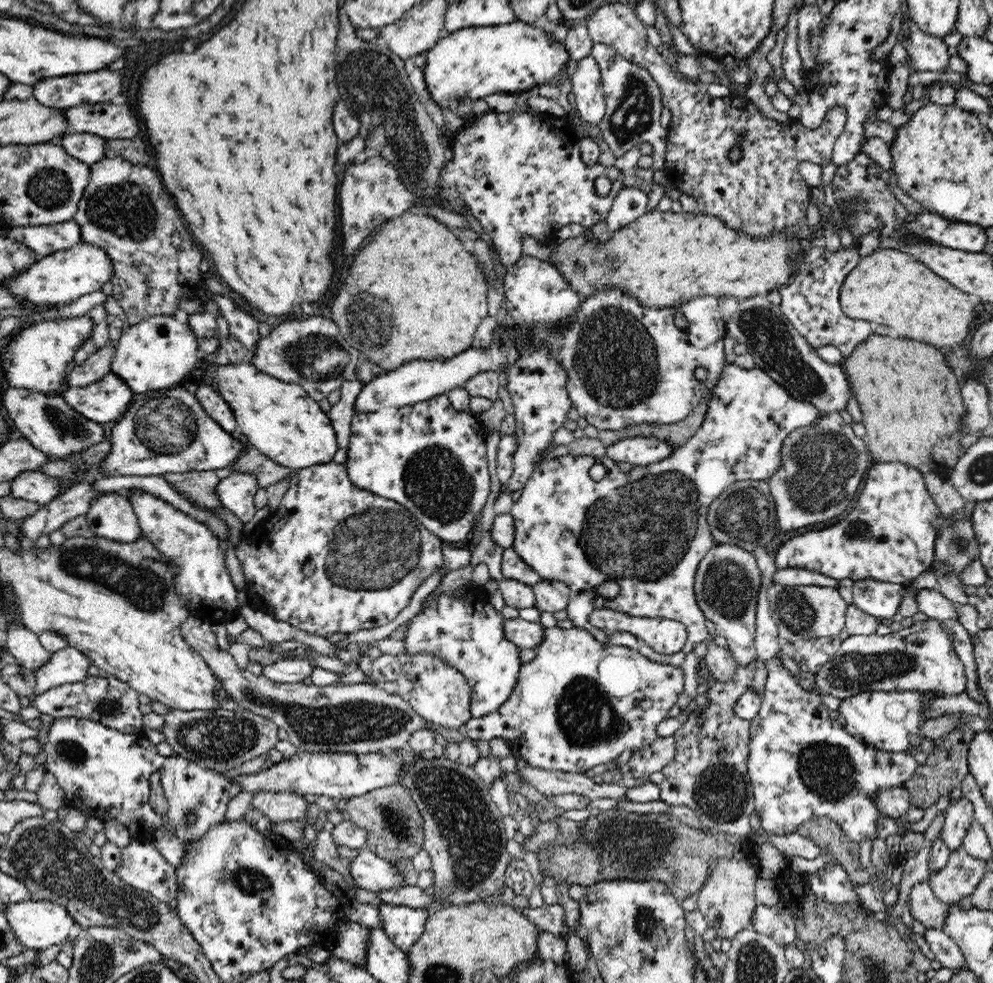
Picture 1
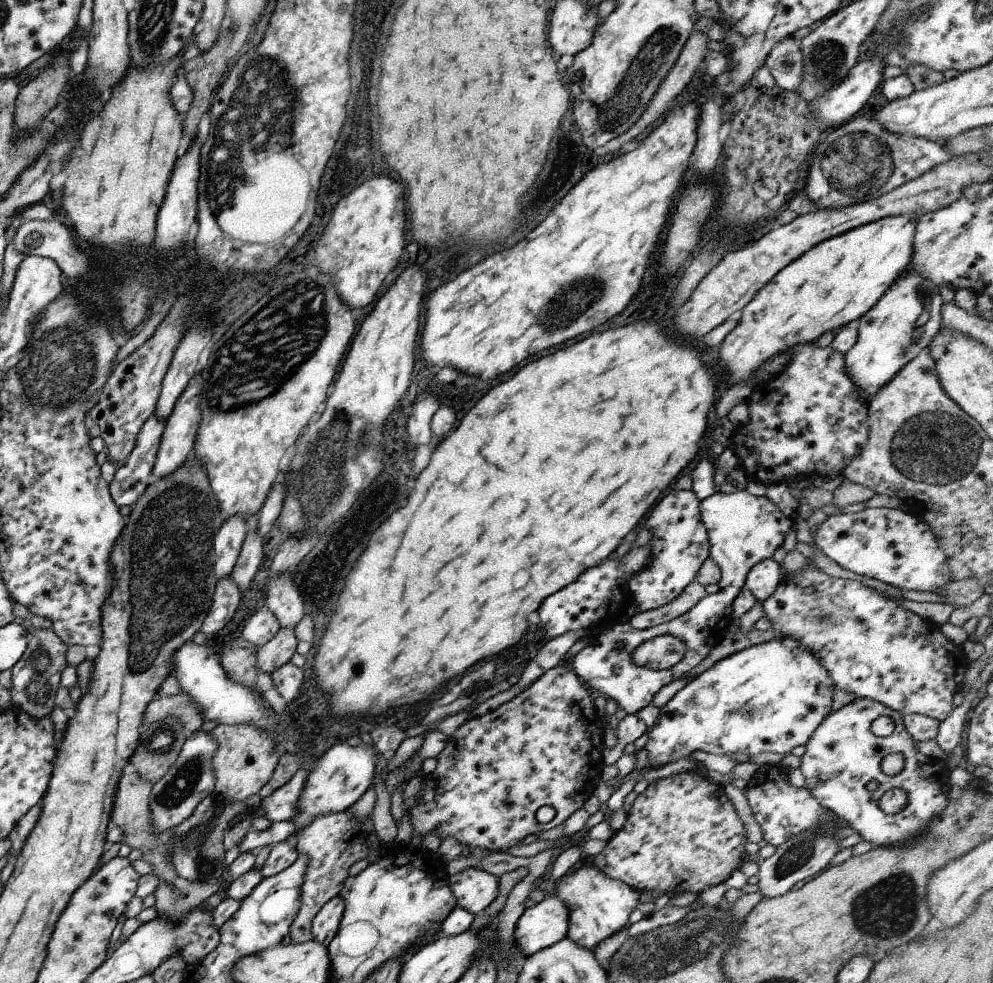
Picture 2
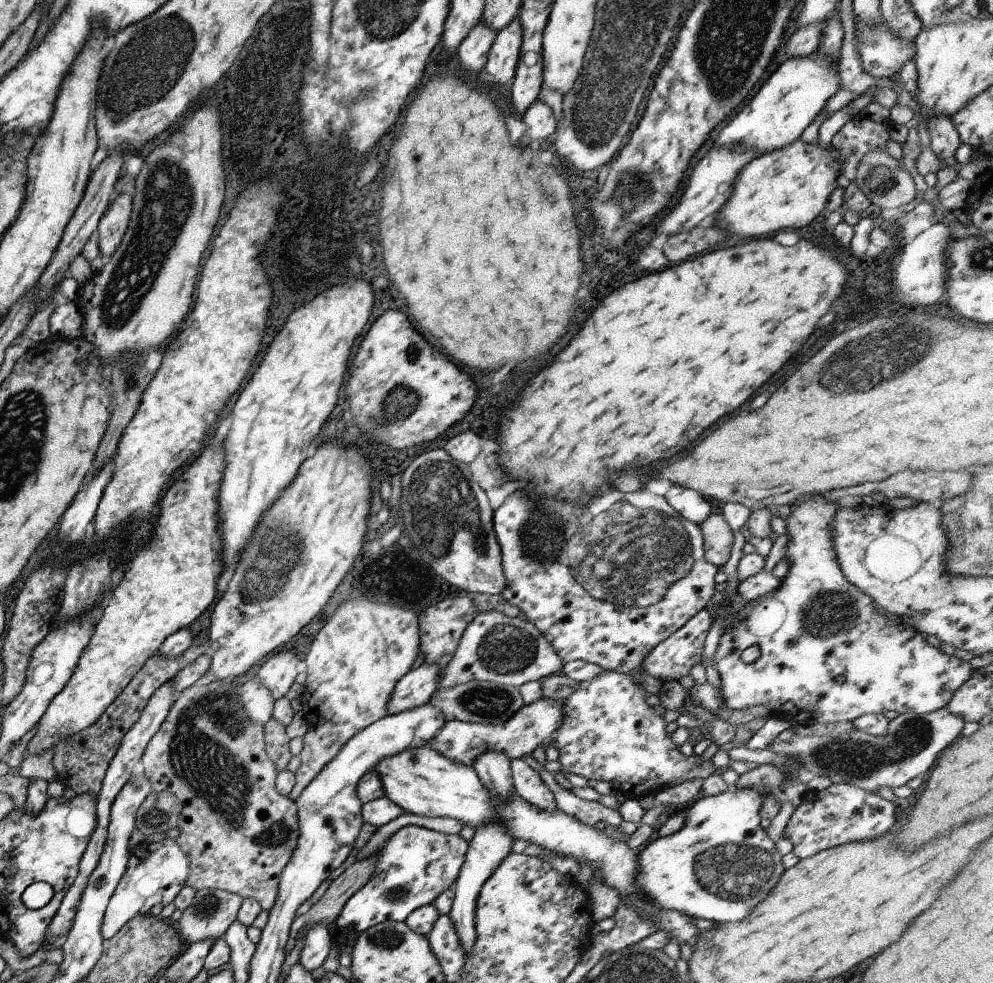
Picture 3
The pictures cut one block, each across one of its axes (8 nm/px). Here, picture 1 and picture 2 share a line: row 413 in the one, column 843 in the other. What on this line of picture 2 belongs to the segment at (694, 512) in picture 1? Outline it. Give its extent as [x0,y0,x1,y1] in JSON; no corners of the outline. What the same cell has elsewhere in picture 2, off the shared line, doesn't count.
[799,698,950,848]

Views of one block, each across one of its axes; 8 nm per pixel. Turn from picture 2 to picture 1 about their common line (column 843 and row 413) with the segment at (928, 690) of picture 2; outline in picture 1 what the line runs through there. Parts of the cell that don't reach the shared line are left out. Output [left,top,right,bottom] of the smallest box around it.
[534,288,728,430]

